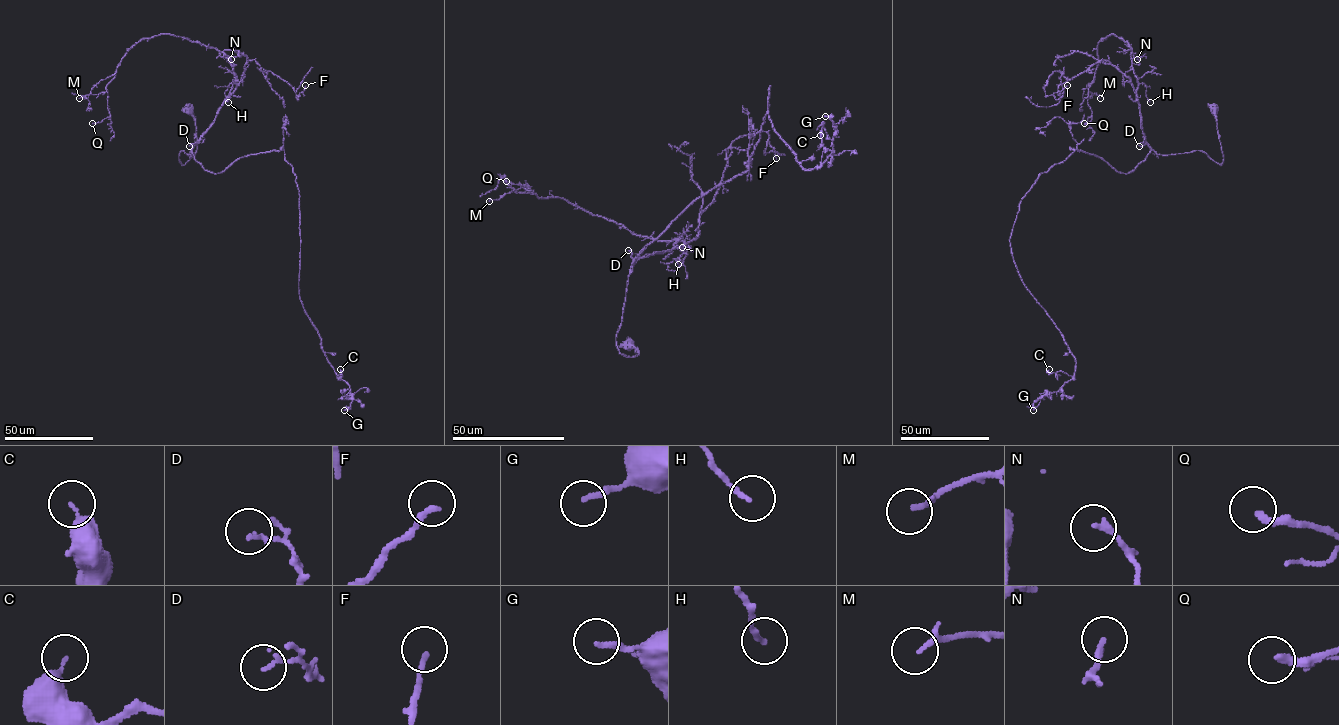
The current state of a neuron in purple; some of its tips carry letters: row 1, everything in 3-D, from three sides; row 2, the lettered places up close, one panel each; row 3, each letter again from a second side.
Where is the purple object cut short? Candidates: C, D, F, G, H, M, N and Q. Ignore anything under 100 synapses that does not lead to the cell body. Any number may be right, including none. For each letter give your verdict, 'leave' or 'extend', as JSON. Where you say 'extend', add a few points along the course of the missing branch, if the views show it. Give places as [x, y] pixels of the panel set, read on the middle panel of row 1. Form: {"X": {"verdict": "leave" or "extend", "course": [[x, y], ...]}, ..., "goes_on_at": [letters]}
{"C": {"verdict": "leave"}, "D": {"verdict": "leave"}, "F": {"verdict": "leave"}, "G": {"verdict": "leave"}, "H": {"verdict": "leave"}, "M": {"verdict": "leave"}, "N": {"verdict": "leave"}, "Q": {"verdict": "leave"}, "goes_on_at": []}

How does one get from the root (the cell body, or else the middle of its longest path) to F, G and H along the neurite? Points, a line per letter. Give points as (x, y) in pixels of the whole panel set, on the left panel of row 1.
F: (188, 108), (197, 150), (182, 165), (179, 154), (190, 154), (248, 61), (298, 96), (305, 85)
G: (188, 108), (197, 150), (182, 165), (182, 150), (220, 173), (284, 150), (299, 297), (349, 386), (344, 410)
H: (188, 108), (197, 150), (182, 165), (179, 154), (188, 155), (209, 128), (231, 83), (225, 92), (228, 102)

